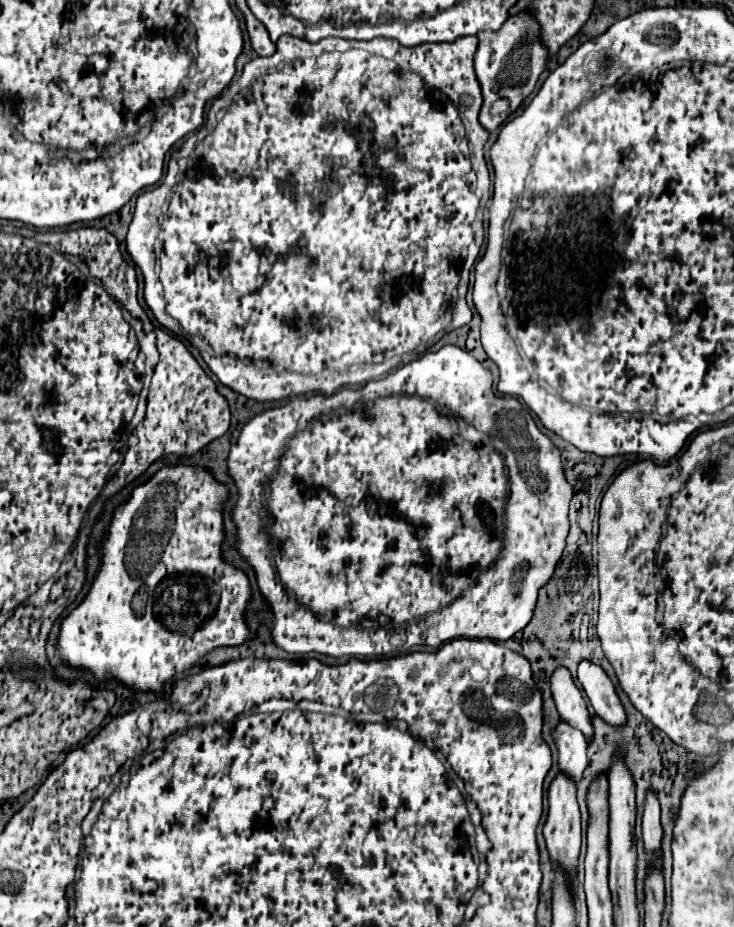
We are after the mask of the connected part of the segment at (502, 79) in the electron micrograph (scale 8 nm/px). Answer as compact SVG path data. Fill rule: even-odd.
M520 11L520 15L508 17L502 23L500 31L480 31L474 67L484 95L484 105L480 111L480 123L484 129L498 129L506 121L506 117L516 111L518 105L534 91L538 77L550 61L548 47L544 47L538 33L540 23L536 23L536 19L528 15L528 11Z

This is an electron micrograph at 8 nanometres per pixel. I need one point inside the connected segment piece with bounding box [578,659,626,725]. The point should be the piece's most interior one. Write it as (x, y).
(600, 690)

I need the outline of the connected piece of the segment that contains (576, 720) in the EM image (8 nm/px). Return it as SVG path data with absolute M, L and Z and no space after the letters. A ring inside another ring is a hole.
M566 667L554 669L554 673L550 677L550 689L552 689L552 697L558 707L560 717L566 723L570 723L572 727L580 729L586 735L586 739L590 739L592 737L590 713L582 699L580 687L574 683L574 679Z

